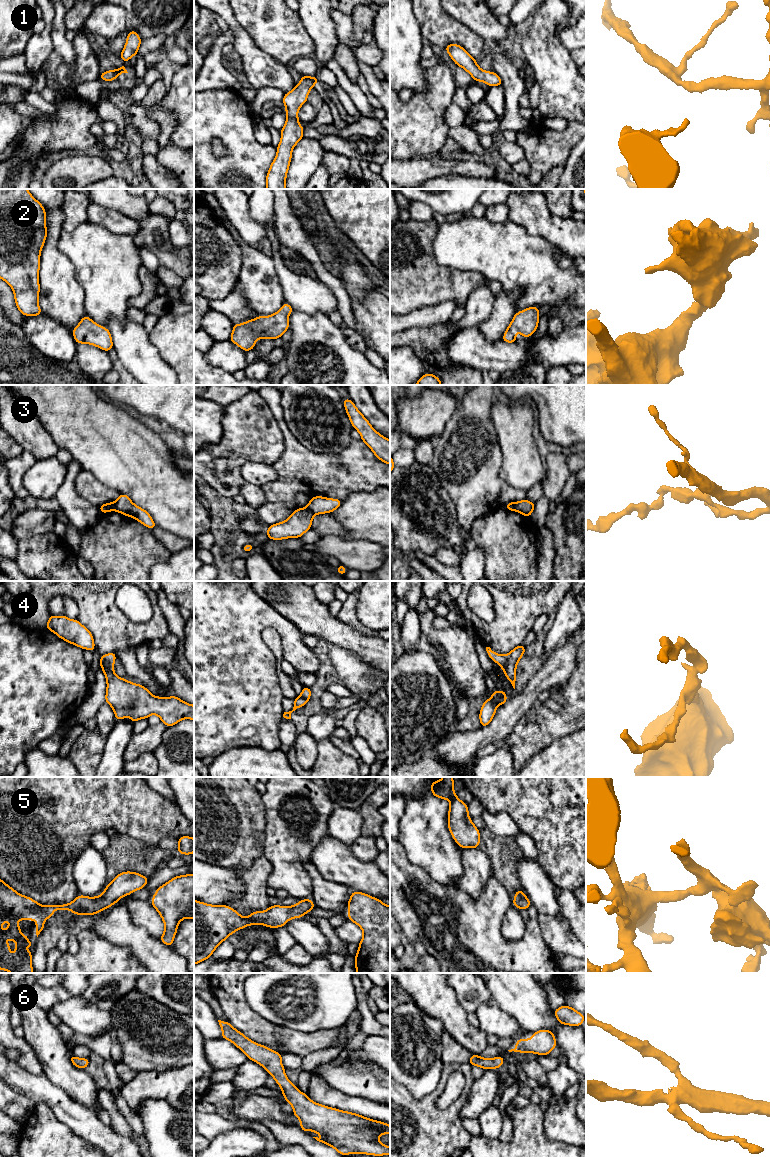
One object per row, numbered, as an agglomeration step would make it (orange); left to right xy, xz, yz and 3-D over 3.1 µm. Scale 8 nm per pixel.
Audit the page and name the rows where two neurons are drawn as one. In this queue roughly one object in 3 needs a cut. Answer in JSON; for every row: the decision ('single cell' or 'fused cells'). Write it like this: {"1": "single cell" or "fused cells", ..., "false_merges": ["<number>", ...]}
{"1": "single cell", "2": "single cell", "3": "fused cells", "4": "single cell", "5": "single cell", "6": "single cell", "false_merges": ["3"]}

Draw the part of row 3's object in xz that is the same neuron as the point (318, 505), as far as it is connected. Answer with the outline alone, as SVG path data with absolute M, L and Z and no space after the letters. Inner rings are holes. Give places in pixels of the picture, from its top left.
M315 496L310 499L307 509L312 511L314 515L316 514L324 514L331 513L336 510L339 506L341 506L342 500L325 498L322 496Z

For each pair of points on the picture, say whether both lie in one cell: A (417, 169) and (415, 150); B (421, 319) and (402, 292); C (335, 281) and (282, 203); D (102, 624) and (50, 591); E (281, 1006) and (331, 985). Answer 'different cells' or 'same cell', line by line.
A: different cells
B: different cells
C: same cell
D: same cell
E: same cell

